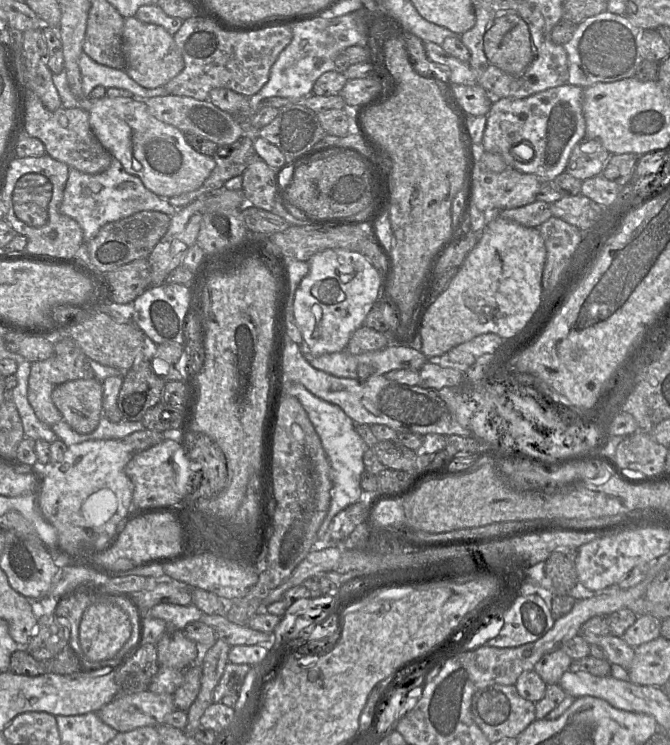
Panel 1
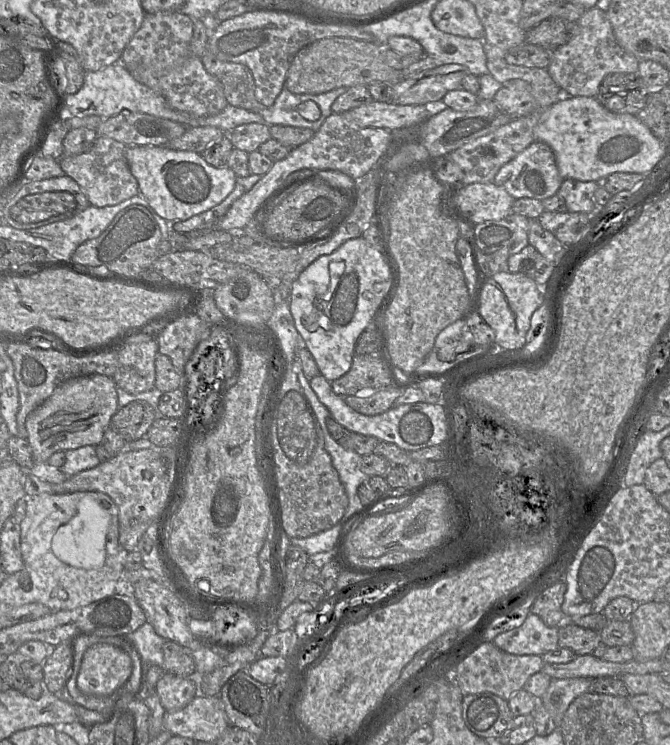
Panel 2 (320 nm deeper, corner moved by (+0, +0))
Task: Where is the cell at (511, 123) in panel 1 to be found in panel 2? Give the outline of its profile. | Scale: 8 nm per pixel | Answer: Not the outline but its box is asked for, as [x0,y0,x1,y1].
[493,141,563,201]

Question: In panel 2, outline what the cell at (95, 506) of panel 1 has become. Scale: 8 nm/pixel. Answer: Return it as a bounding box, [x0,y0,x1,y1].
[51,496,110,568]

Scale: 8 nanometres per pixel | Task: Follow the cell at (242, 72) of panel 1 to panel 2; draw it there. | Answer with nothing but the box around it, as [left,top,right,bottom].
[207,9,376,107]

